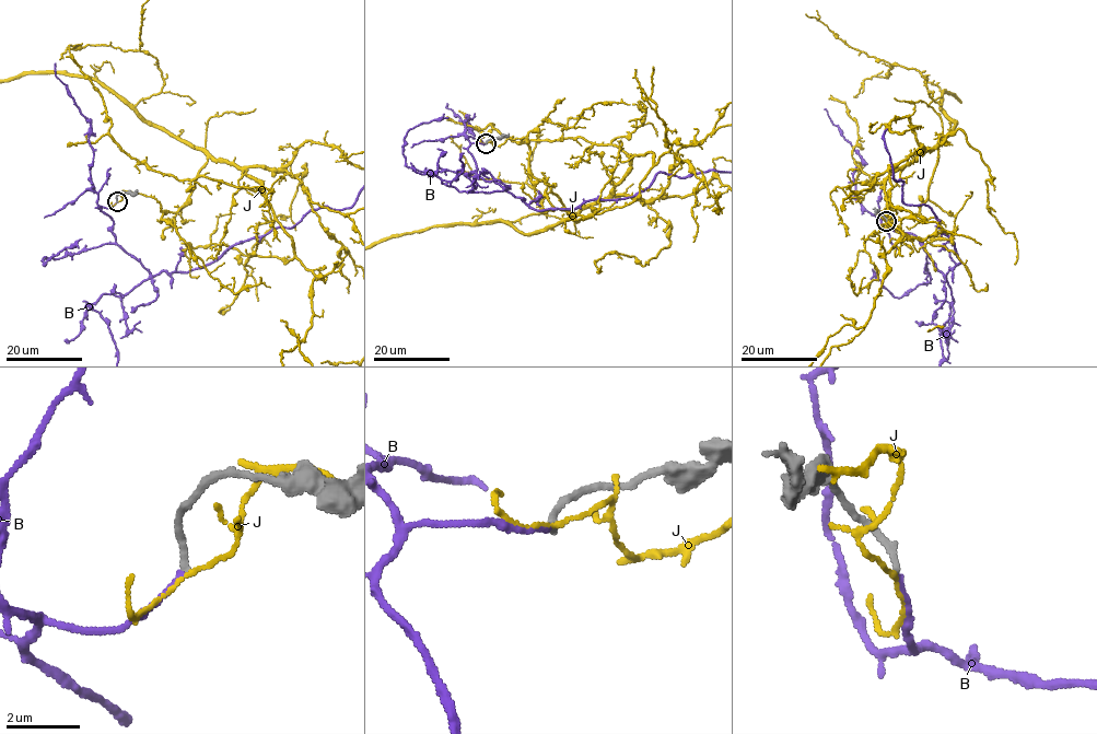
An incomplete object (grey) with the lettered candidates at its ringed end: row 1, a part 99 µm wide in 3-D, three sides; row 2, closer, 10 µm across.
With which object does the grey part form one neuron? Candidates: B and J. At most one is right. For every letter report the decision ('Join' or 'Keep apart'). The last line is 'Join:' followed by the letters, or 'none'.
B: Join
J: Keep apart
Join: B

